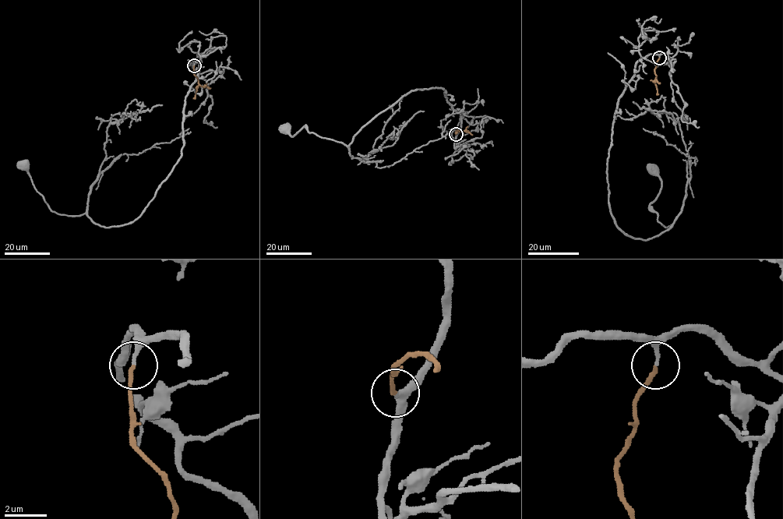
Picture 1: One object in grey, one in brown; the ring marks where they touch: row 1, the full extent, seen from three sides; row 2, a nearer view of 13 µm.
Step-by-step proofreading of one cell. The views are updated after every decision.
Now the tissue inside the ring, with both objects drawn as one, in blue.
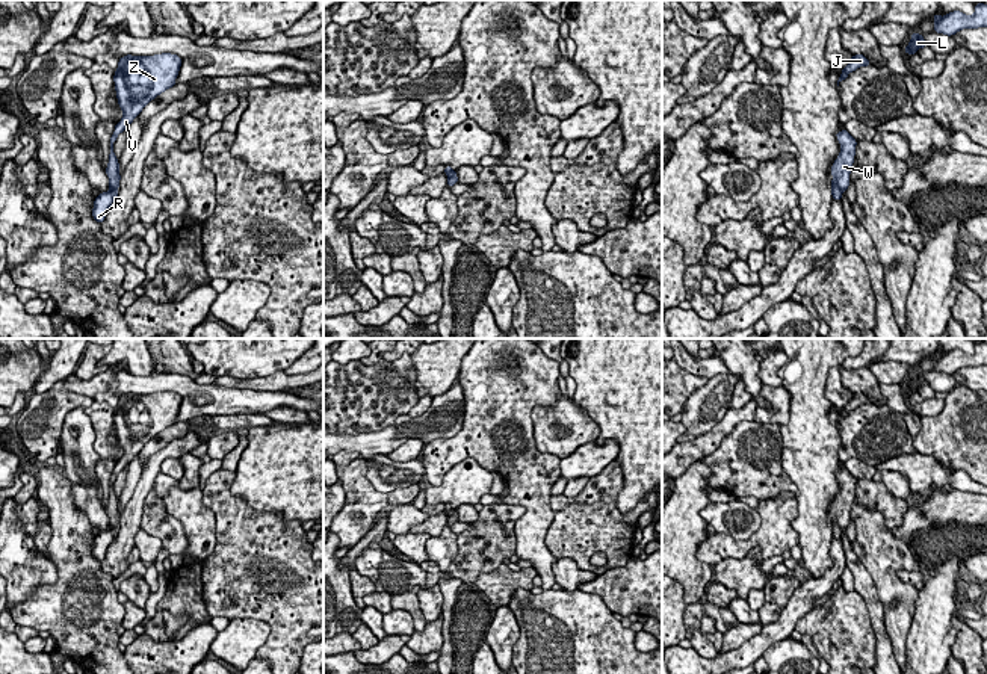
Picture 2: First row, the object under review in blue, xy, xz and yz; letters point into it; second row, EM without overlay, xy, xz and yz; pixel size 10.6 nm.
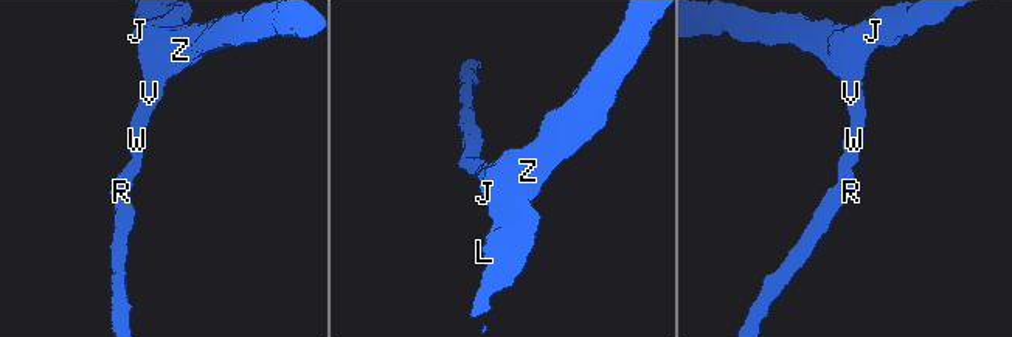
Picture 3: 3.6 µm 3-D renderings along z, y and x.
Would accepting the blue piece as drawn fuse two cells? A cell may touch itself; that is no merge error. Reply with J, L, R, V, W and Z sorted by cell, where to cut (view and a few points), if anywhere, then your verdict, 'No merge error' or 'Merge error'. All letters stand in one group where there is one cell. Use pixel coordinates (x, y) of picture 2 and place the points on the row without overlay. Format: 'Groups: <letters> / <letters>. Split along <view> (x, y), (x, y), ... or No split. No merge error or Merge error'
Groups: J L R V W Z. No split. No merge error

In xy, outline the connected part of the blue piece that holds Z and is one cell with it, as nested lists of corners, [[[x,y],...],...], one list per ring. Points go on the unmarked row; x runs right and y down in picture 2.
[[[162,391],[154,394],[122,394],[113,414],[118,444],[124,450],[110,476],[110,491],[106,512],[109,529],[94,538],[92,556],[103,562],[107,547],[118,535],[119,502],[113,491],[113,482],[142,447],[166,428],[175,425],[175,417],[181,405],[177,393]]]

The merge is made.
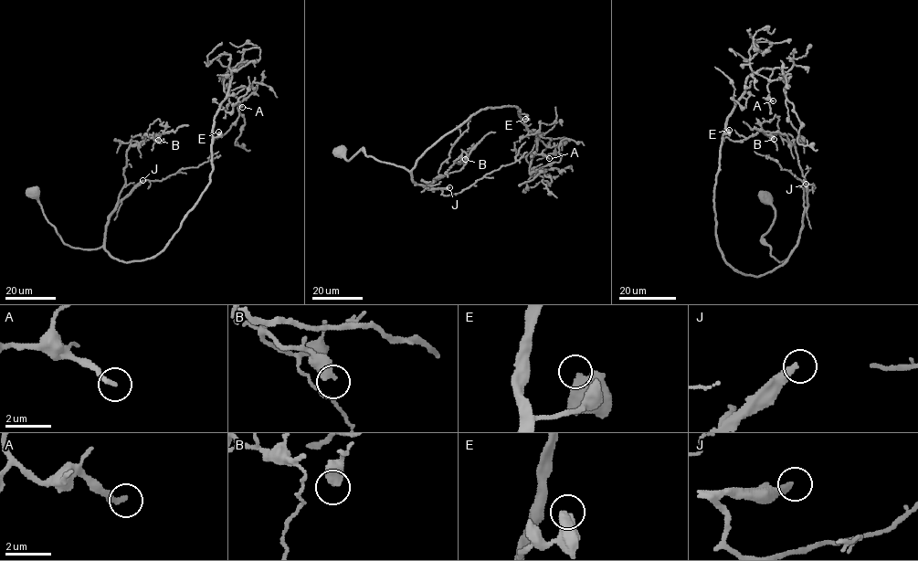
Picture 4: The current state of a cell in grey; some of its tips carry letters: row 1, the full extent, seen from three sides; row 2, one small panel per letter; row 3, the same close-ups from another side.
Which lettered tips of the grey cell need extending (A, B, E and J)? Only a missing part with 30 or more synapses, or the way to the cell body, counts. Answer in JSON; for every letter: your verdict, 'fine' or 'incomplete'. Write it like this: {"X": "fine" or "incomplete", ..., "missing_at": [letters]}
{"A": "fine", "B": "fine", "E": "fine", "J": "incomplete", "missing_at": ["J"]}

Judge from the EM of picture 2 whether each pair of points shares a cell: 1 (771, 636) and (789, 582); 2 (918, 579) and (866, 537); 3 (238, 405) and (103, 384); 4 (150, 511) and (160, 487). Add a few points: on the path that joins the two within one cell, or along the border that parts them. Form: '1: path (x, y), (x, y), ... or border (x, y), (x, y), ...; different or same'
1: border (795, 588), (782, 614), (764, 626); different
2: border (898, 568), (897, 575), (918, 591); different
3: path (204, 399), (197, 399), (180, 384), (136, 384); same
4: border (153, 487), (154, 493), (162, 499); different

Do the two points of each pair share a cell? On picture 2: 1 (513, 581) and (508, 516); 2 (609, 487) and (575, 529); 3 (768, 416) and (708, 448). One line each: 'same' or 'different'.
1: different
2: same
3: same

